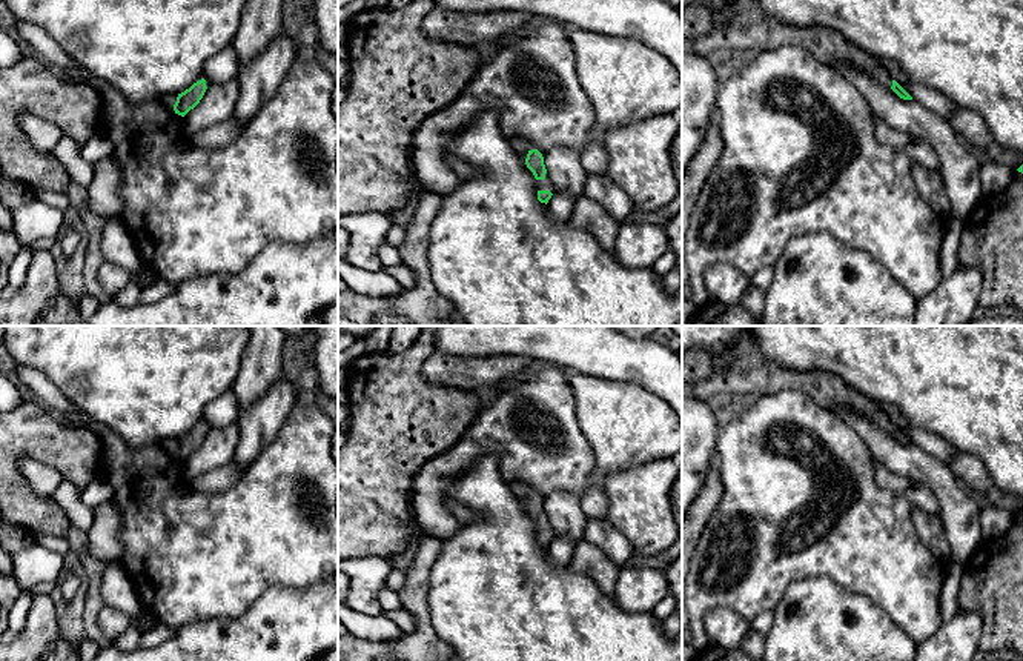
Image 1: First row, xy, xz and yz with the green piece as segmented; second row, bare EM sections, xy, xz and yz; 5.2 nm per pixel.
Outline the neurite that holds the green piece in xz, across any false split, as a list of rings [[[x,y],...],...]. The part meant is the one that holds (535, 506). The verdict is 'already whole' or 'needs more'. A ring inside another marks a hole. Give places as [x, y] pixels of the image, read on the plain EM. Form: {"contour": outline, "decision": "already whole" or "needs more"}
{"contour": [[[538,493],[528,495],[525,509],[536,523],[538,544],[547,549],[555,538],[555,530],[547,518],[542,498]]], "decision": "needs more"}

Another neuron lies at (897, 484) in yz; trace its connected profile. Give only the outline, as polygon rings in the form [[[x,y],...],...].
[[[880,463],[876,464],[874,475],[879,486],[900,497],[903,497],[905,492],[914,484],[908,478],[896,475]]]

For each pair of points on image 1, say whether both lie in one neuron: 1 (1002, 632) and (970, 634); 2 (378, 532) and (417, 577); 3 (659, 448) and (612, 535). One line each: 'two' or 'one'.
1: two
2: two
3: two

